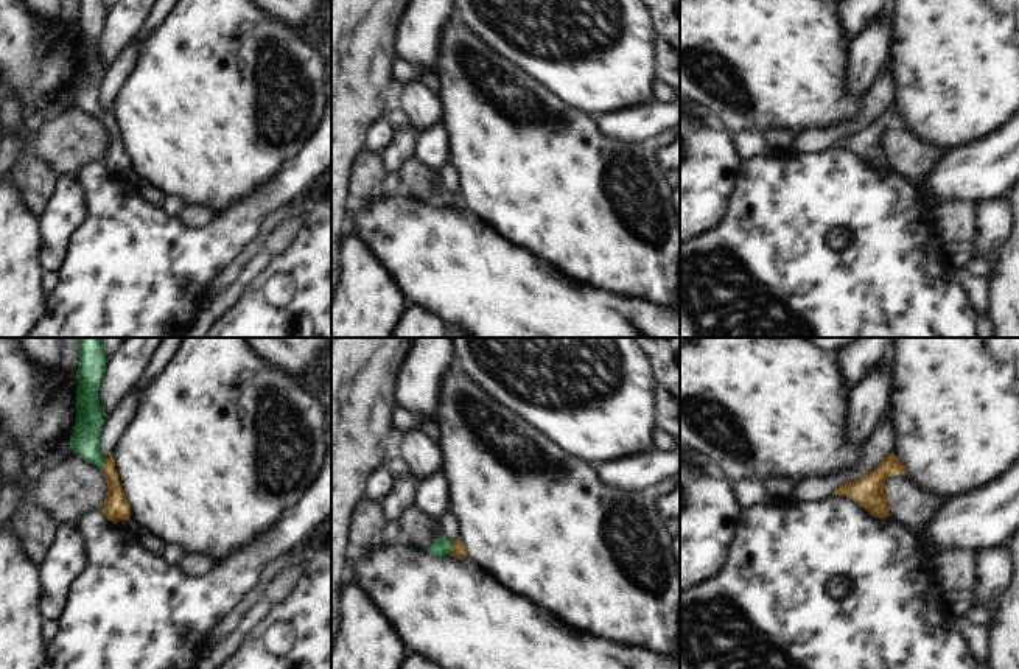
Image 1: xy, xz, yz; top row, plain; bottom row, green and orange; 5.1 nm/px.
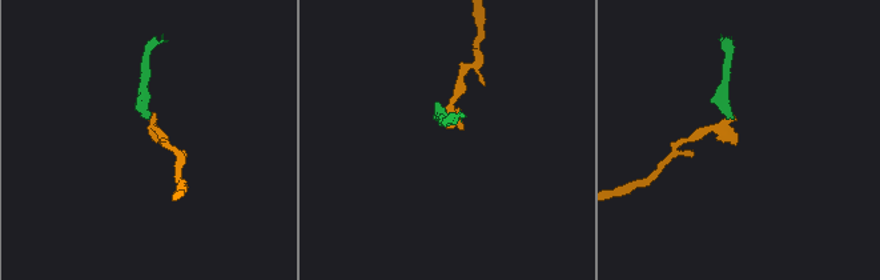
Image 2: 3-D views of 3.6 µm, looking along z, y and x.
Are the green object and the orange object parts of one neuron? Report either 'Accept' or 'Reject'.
Accept.

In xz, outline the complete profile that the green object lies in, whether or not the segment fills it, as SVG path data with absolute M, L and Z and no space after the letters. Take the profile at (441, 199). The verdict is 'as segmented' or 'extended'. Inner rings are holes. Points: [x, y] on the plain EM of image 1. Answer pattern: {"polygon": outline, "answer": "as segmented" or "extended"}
{"polygon": "M439 188L432 198L428 201L428 205L432 208L453 208L453 210L467 210L467 202L460 190L451 193L445 188Z", "answer": "extended"}

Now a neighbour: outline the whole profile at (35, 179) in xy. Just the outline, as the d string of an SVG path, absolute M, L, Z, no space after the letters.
M34 134L6 171L26 207L37 216L44 212L56 187L56 171L33 152Z

